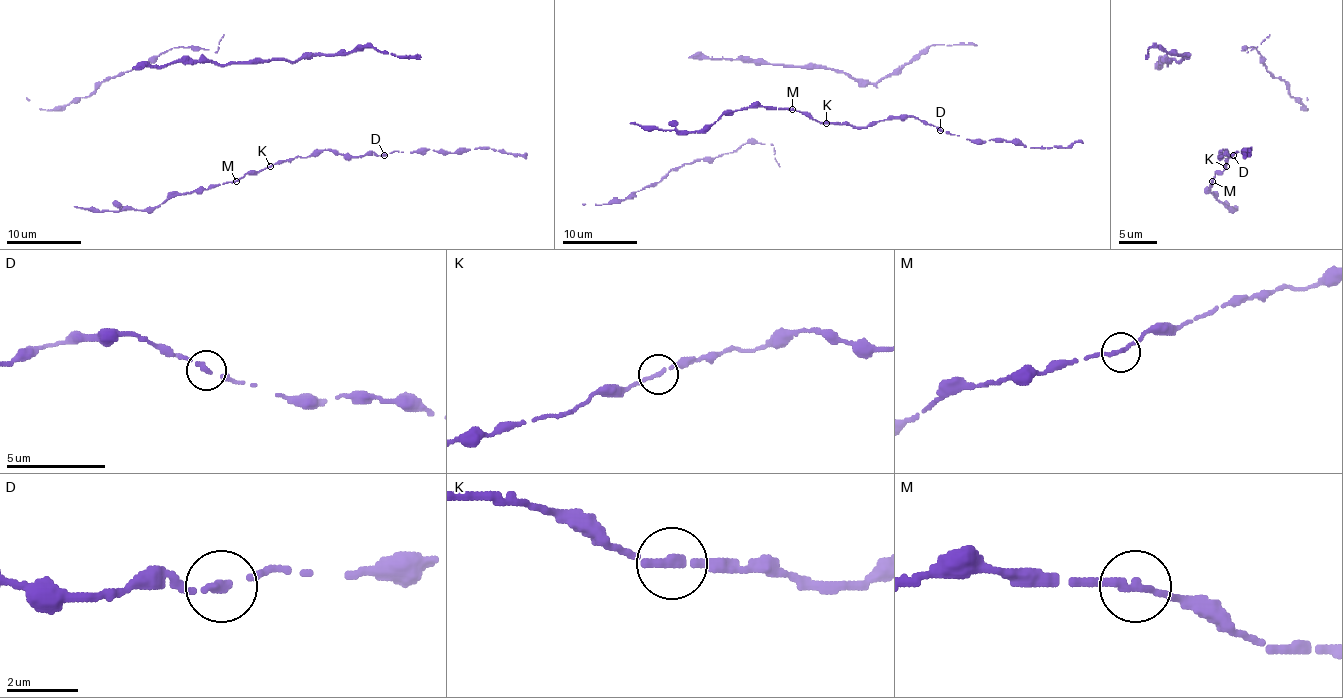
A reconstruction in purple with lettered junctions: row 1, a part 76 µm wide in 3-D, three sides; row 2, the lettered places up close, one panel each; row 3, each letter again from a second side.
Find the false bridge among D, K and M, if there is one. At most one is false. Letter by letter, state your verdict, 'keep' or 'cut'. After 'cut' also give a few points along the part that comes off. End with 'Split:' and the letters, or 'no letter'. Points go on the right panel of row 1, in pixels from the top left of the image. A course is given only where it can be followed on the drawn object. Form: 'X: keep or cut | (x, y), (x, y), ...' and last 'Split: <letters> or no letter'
D: keep
K: keep
M: keep
Split: no letter

